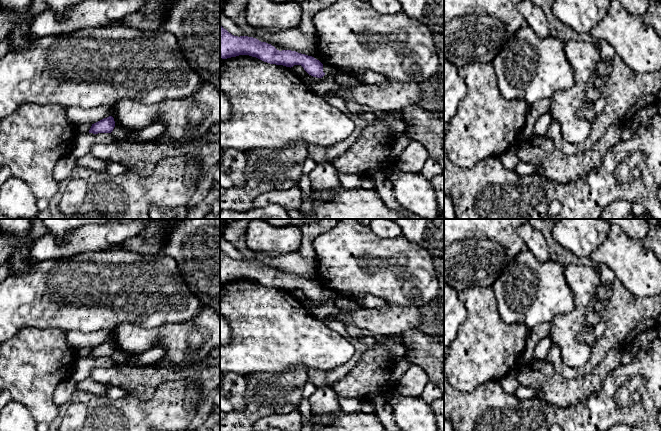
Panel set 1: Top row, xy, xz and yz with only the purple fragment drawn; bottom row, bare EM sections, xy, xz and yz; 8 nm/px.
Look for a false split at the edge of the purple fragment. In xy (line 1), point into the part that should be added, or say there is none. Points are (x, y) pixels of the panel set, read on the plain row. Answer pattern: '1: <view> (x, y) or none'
1: none

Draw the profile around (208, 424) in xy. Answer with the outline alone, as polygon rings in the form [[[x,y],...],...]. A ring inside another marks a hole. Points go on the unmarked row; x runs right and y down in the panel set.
[[[212,412],[208,419],[194,431],[210,431],[217,422],[220,422],[220,414]]]

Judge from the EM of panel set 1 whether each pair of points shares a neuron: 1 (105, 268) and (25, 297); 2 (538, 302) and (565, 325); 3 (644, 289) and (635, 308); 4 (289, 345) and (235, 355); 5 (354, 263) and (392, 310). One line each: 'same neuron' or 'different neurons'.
1: same neuron
2: different neurons
3: different neurons
4: same neuron
5: different neurons

